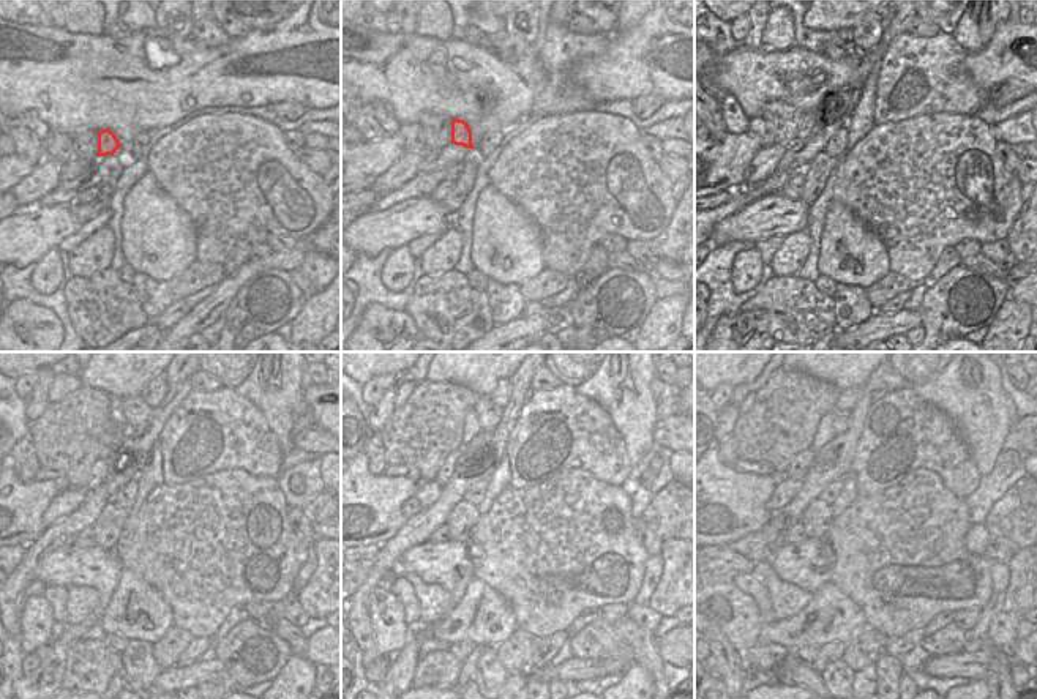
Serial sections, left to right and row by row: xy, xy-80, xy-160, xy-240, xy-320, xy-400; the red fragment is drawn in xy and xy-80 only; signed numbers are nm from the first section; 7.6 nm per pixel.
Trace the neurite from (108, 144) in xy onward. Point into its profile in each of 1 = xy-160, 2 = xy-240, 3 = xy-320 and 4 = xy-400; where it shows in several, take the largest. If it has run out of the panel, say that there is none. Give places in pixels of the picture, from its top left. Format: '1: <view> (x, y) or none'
1: xy-160 (808, 119)
2: xy-240 (98, 470)
3: xy-320 (445, 470)
4: xy-400 (801, 463)

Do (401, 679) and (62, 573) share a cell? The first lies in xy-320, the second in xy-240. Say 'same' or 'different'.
same

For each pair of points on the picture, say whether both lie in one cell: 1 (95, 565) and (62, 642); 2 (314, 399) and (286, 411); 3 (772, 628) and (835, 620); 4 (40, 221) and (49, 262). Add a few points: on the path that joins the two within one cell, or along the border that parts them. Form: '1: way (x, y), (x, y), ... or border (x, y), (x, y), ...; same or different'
1: way (103, 584), (101, 608), (82, 627); same
2: border (302, 392), (302, 398), (310, 411); different
3: way (788, 631), (802, 635), (823, 620); same
4: border (56, 246), (35, 264); different

